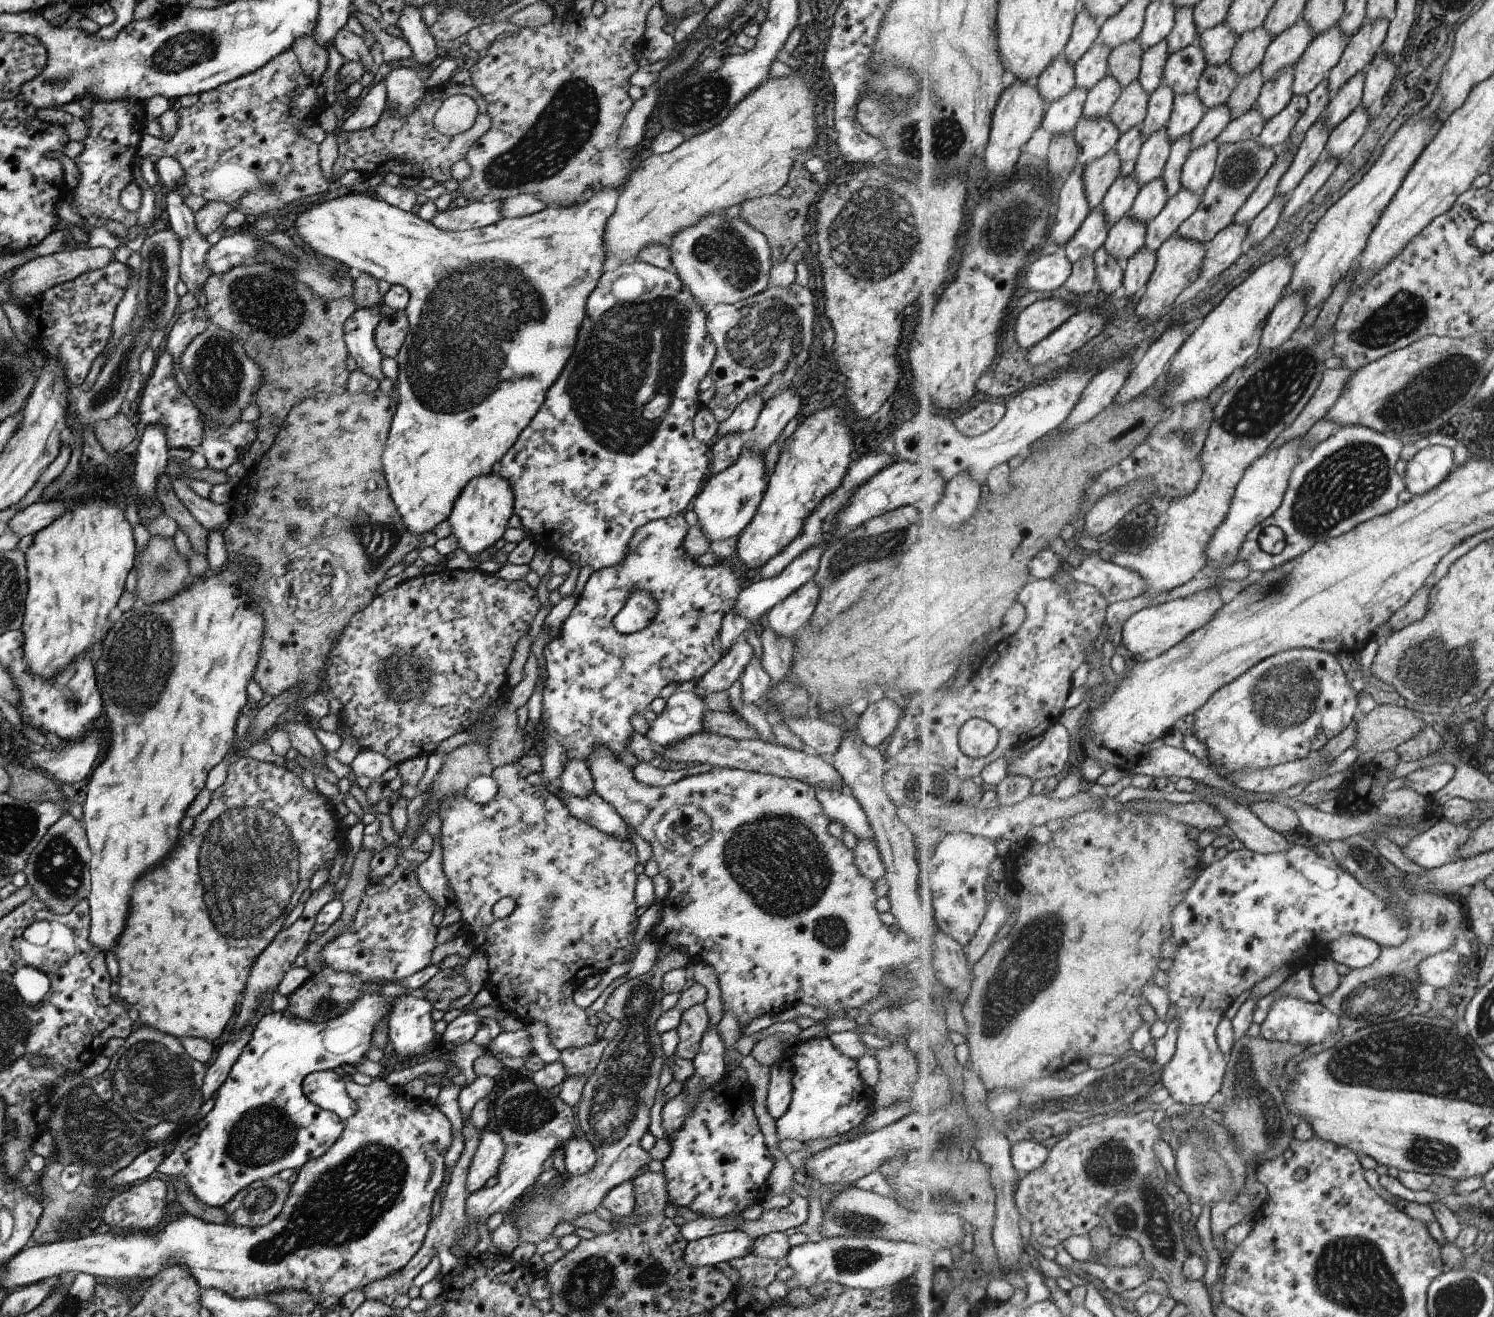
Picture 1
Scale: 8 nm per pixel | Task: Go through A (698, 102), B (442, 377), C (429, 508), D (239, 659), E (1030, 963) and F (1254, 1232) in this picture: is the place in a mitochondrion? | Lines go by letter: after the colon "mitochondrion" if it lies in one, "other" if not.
A: mitochondrion
B: mitochondrion
C: other
D: mitochondrion
E: mitochondrion
F: other

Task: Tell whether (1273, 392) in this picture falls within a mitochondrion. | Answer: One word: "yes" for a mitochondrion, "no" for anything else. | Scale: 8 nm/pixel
yes

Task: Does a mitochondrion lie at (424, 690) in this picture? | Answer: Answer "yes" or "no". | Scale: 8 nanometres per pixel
yes

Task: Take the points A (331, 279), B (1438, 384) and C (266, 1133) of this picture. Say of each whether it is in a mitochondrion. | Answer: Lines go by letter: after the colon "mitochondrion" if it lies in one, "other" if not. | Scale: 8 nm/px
A: mitochondrion
B: mitochondrion
C: mitochondrion

